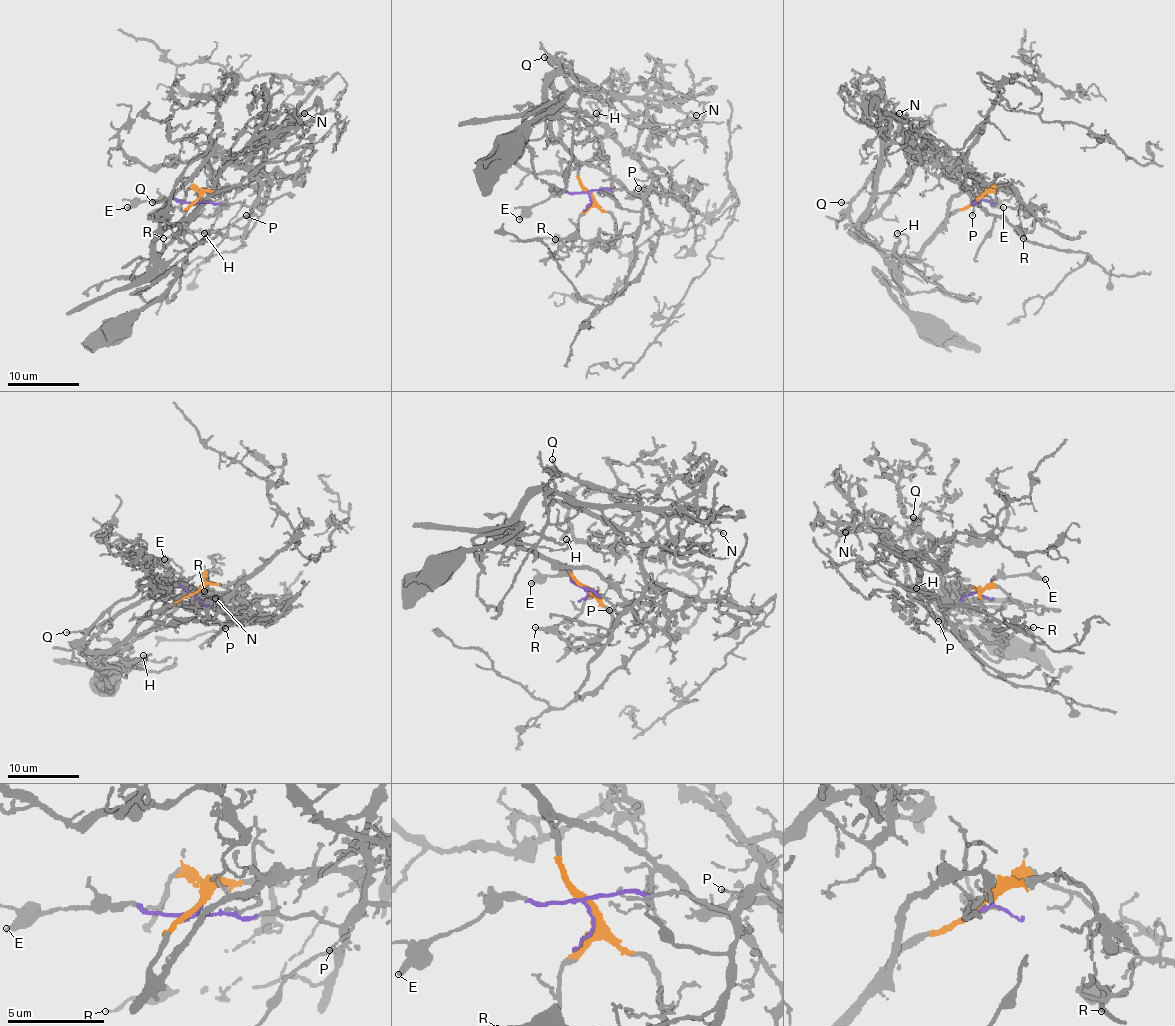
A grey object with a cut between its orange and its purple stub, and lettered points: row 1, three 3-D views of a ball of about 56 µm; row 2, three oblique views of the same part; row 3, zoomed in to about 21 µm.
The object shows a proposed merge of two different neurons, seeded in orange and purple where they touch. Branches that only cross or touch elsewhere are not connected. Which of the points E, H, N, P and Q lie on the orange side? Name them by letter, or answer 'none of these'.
H, N, Q

